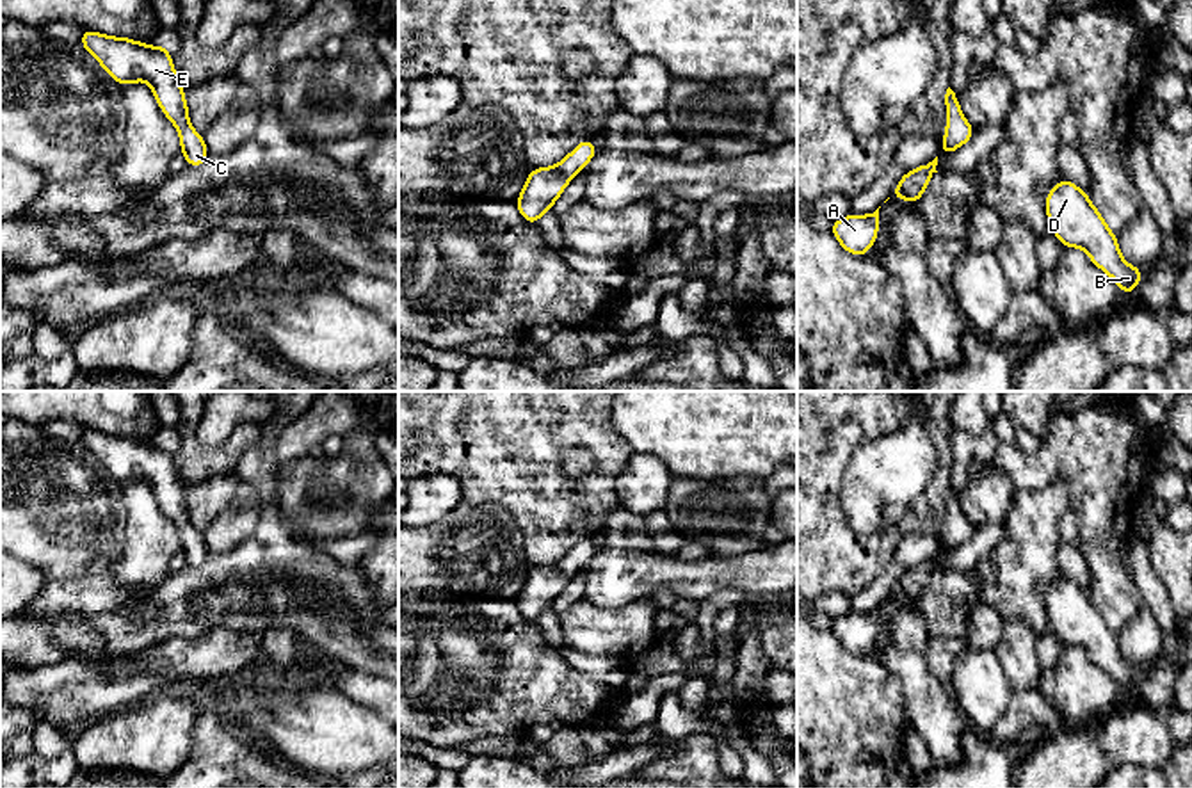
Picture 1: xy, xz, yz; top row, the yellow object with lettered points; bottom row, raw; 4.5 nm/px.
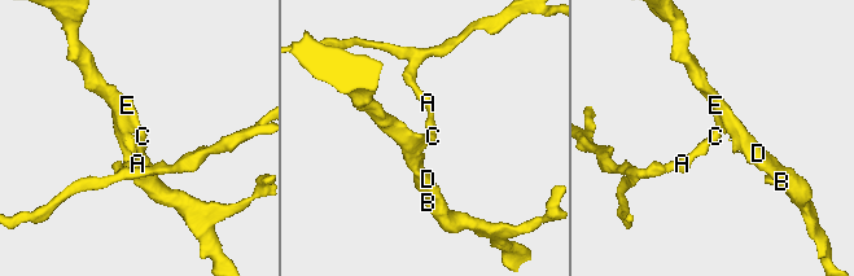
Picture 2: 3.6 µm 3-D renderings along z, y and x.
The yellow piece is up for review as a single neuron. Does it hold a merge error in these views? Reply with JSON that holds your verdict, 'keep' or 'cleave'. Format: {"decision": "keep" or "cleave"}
{"decision": "keep"}

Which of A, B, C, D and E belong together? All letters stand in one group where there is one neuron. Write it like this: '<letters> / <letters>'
A B C D E

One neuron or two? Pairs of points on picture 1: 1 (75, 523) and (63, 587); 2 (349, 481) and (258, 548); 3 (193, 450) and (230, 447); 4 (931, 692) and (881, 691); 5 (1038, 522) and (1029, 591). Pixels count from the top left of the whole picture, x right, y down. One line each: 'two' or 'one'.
1: two
2: two
3: one
4: two
5: one

